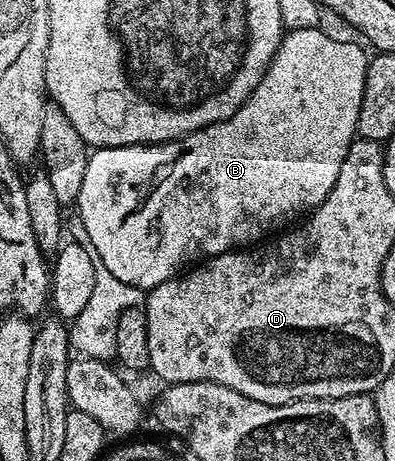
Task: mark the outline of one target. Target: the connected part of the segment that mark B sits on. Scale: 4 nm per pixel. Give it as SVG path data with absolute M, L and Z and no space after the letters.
M318 26L288 30L284 34L277 53L271 58L266 73L261 77L257 89L253 89L253 93L247 98L245 105L241 105L241 109L237 109L237 113L233 113L233 117L209 125L205 129L197 129L185 137L174 139L168 143L138 143L128 147L101 147L88 154L85 165L85 181L81 181L77 214L82 221L85 221L90 240L93 241L96 252L101 253L101 261L105 261L105 269L109 269L109 273L113 273L113 277L117 277L117 281L125 281L125 285L139 287L146 293L151 288L175 278L180 274L181 269L188 265L195 265L200 261L210 259L213 255L223 255L227 251L243 249L248 245L255 245L266 240L272 233L294 224L300 217L314 211L316 207L322 205L325 197L329 197L329 193L337 181L337 173L341 173L345 153L349 153L349 145L357 138L355 126L357 125L357 113L361 113L361 97L365 93L365 73L369 55L368 52L363 52L357 44L346 43L343 39L334 39L333 36L326 35L321 30Z

